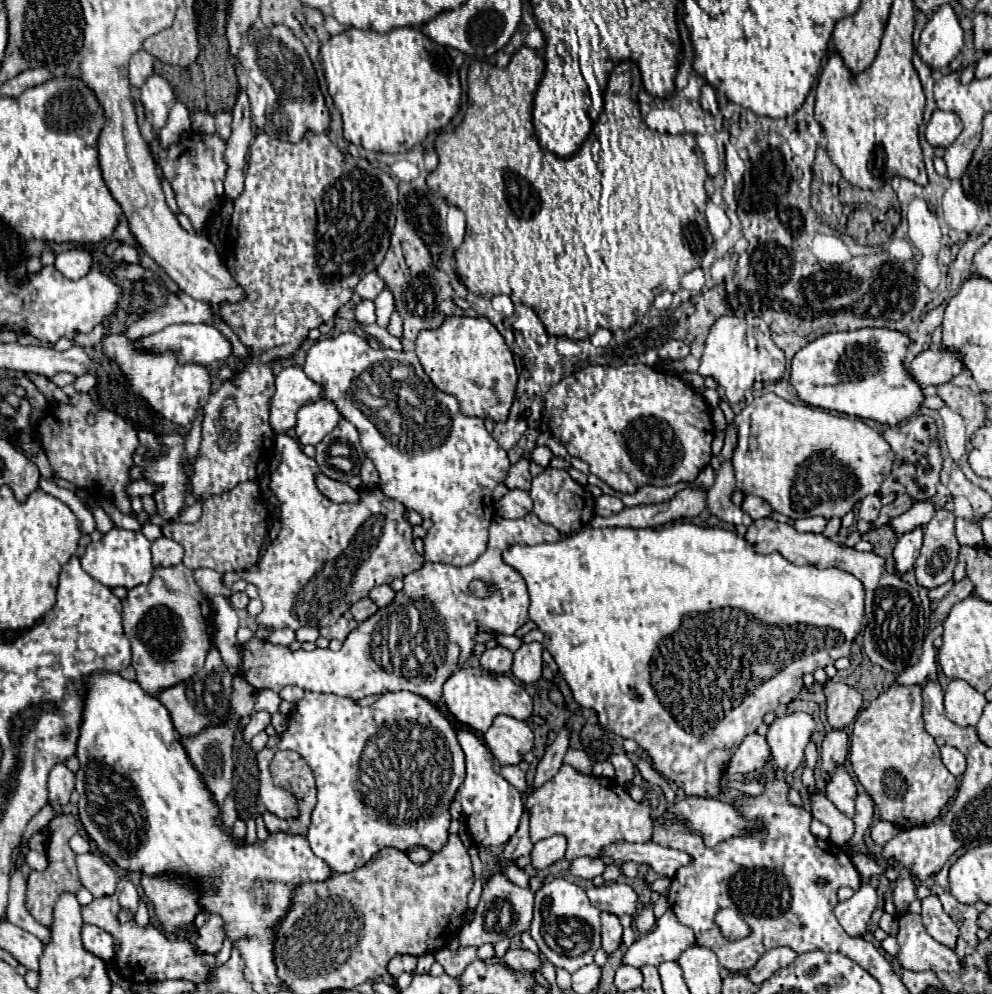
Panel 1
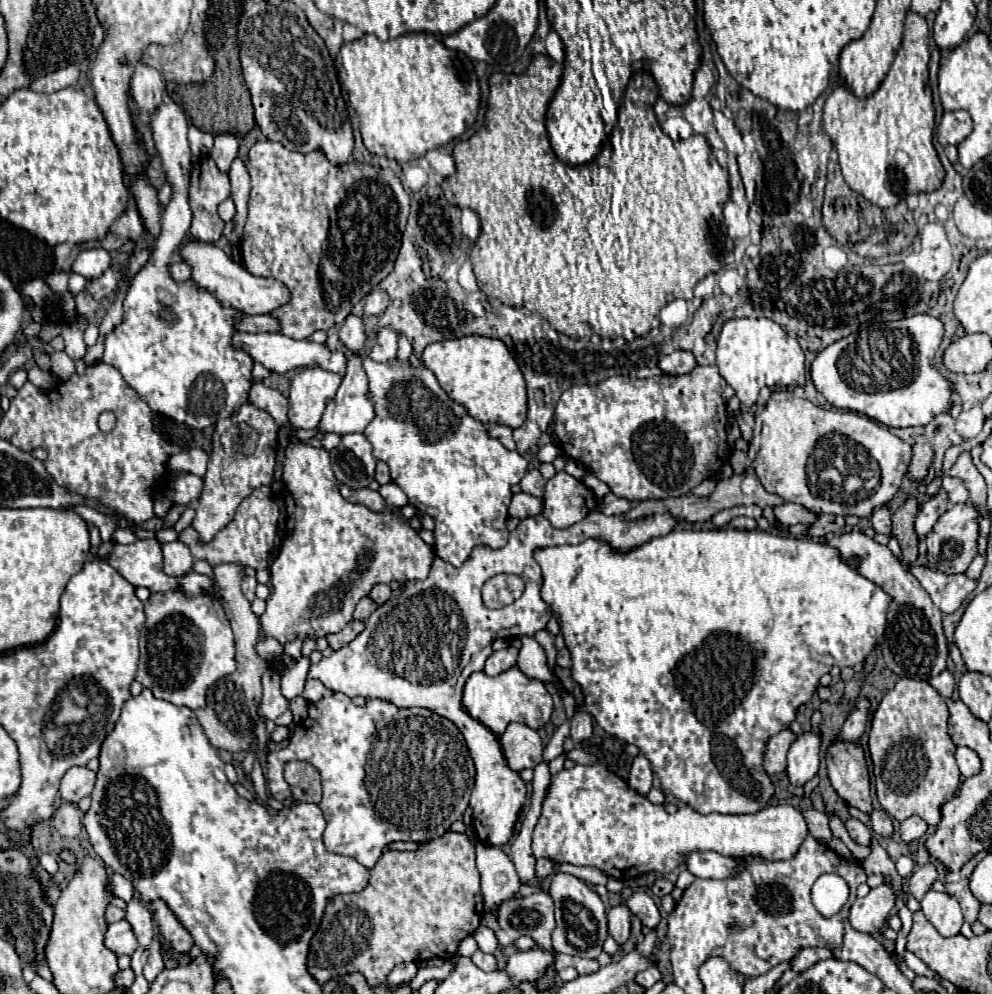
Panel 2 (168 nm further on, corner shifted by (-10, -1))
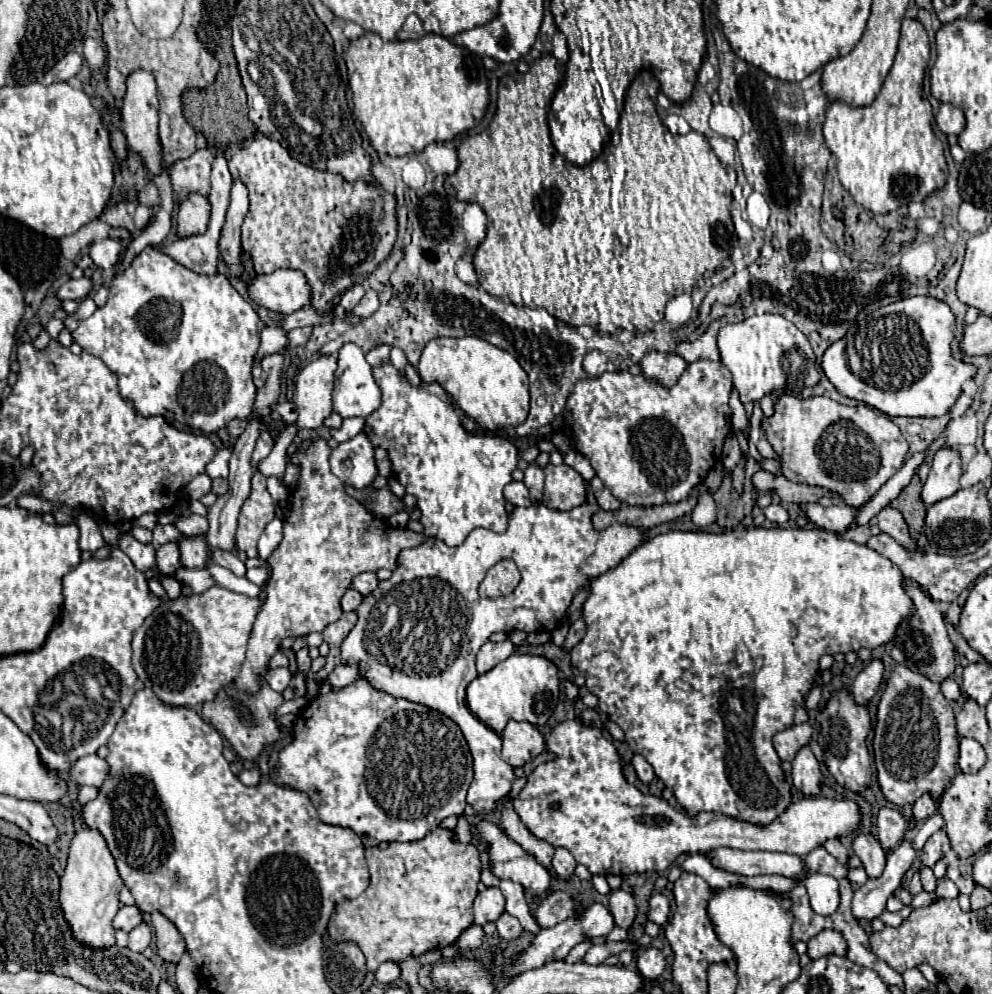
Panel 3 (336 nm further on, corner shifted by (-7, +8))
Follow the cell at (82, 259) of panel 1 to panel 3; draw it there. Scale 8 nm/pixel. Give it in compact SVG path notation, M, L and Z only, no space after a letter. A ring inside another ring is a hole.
M105 238L105 240L97 240L89 246L89 256L93 260L93 264L101 270L109 270L113 268L117 262L119 262L119 256L121 256L123 248L117 240L111 240L111 238Z

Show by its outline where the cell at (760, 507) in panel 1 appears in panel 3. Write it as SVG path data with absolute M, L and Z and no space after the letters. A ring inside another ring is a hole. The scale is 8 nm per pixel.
M805 502L801 504L801 510L805 512L805 516L815 522L819 528L823 530L829 530L829 532L845 532L847 528L853 528L857 526L855 524L855 508L851 506L829 506L829 508L823 508L821 504L817 502Z

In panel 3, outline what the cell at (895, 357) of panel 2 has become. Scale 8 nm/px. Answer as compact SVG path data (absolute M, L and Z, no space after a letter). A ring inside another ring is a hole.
M913 296L907 300L893 302L889 306L879 308L873 312L871 320L867 320L865 330L855 328L841 340L833 342L821 360L821 368L829 382L837 388L839 394L865 402L871 408L895 418L895 416L943 416L955 404L955 398L961 394L961 384L975 376L975 366L955 360L951 356L951 340L953 340L955 316L951 314L949 306L931 296ZM853 350L861 356L861 378L851 368L851 354Z

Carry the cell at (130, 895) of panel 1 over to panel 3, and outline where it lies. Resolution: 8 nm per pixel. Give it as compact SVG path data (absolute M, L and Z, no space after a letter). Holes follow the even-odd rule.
M141 922L137 928L129 932L129 948L133 952L143 952L151 944L151 938L153 938L151 928L145 922Z

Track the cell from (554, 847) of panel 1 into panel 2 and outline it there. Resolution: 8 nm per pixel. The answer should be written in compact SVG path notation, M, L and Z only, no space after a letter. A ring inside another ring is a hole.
M538 859L536 861L536 879L538 881L544 881L552 873L554 873L554 861L552 859Z

